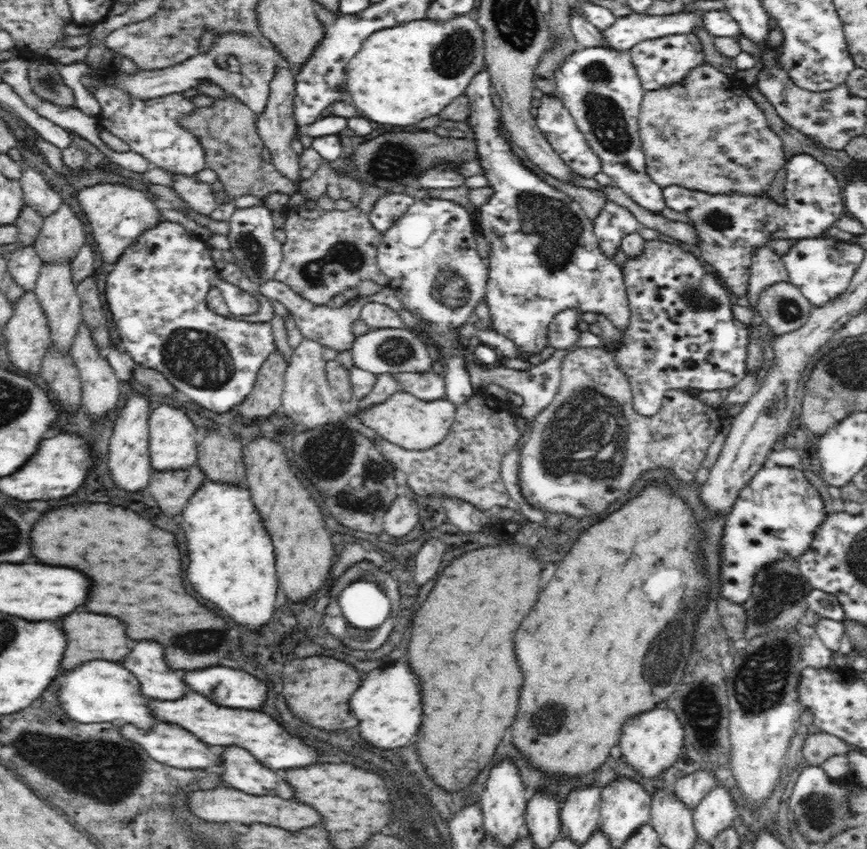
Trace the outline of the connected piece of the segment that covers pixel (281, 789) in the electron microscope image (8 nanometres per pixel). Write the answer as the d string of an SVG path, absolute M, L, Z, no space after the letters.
M226 748L225 772L220 776L224 776L224 780L236 790L256 796L272 794L286 800L296 798L294 788L284 780L286 772L270 770L244 748Z

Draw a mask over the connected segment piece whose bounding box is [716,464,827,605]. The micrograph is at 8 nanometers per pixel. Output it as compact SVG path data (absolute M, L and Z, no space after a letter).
M766 464L762 466L756 474L750 479L750 482L738 492L738 496L736 496L736 502L734 502L732 506L732 510L730 514L728 514L725 525L723 536L721 538L721 545L717 551L717 557L720 558L720 572L719 572L719 585L720 585L720 597L726 598L731 602L736 602L737 604L744 604L746 600L748 600L750 594L752 594L752 586L754 586L754 580L756 580L756 574L760 572L760 569L764 565L775 565L780 559L787 557L794 557L797 559L799 556L802 556L802 553L807 551L807 545L811 543L812 536L814 534L815 529L818 528L819 524L822 524L822 521L826 518L827 513L824 511L824 503L822 503L822 497L820 497L820 493L814 485L812 485L804 475L803 470L798 470L794 467L787 466L778 466L778 465L770 465Z

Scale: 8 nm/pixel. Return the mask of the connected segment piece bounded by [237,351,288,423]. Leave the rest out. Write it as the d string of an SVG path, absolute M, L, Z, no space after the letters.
M272 351L270 356L266 357L266 360L260 367L260 372L257 377L257 382L254 383L252 392L242 401L242 404L237 408L240 408L238 412L242 412L240 416L244 416L242 420L245 422L251 422L256 418L267 418L274 416L274 414L280 413L282 390L285 383L285 373L287 369L286 359L280 352Z

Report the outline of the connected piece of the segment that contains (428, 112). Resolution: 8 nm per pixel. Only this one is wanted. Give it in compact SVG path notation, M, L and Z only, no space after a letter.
M462 14L452 20L413 20L394 28L382 28L362 43L346 68L346 82L353 105L360 116L378 124L412 126L424 118L440 115L458 96L465 95L475 73L485 68L483 32L474 14Z

